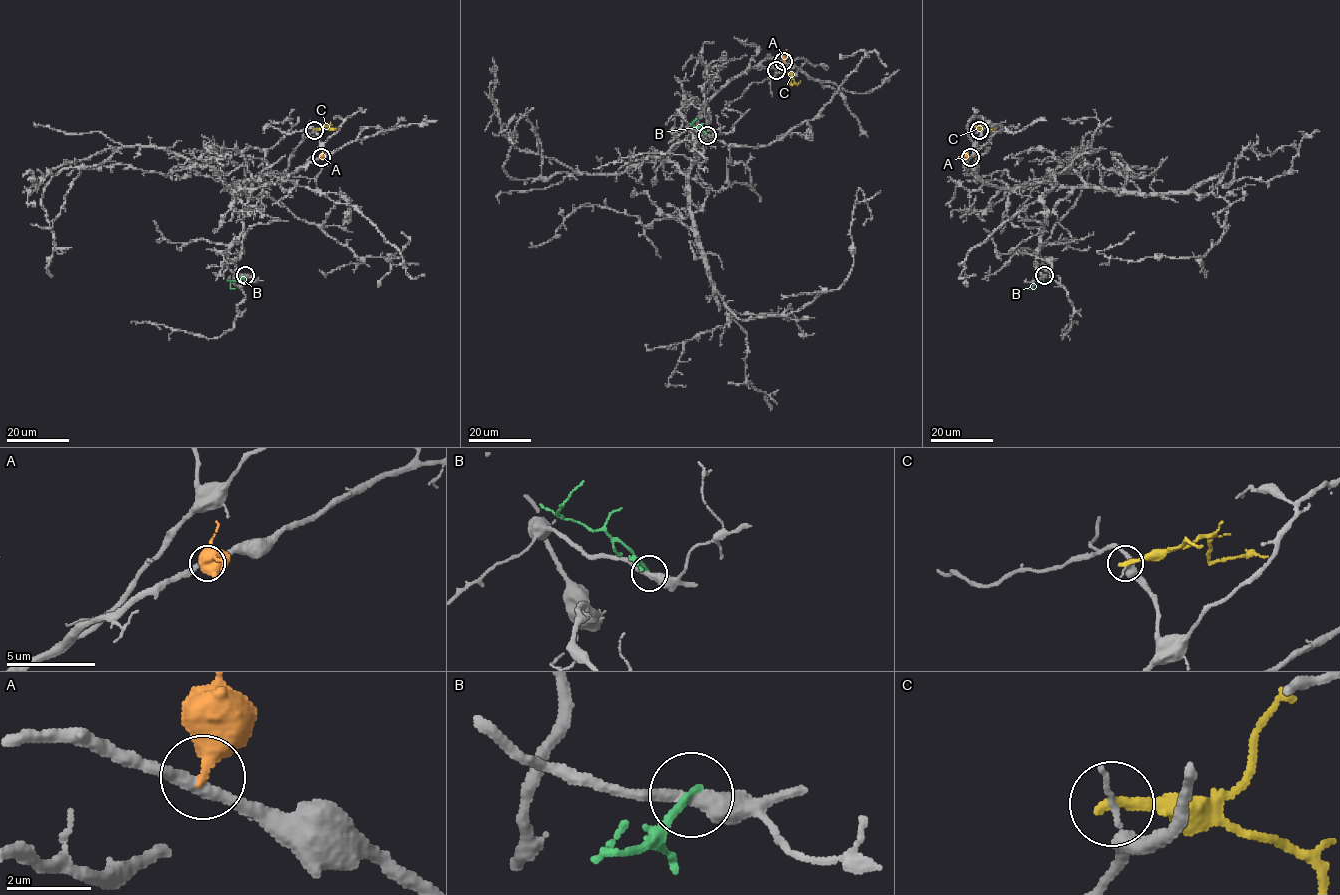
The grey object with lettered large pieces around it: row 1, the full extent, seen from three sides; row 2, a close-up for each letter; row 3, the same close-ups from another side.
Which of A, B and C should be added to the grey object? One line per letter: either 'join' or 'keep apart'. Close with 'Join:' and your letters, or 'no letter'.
A: keep apart
B: keep apart
C: keep apart
Join: no letter

